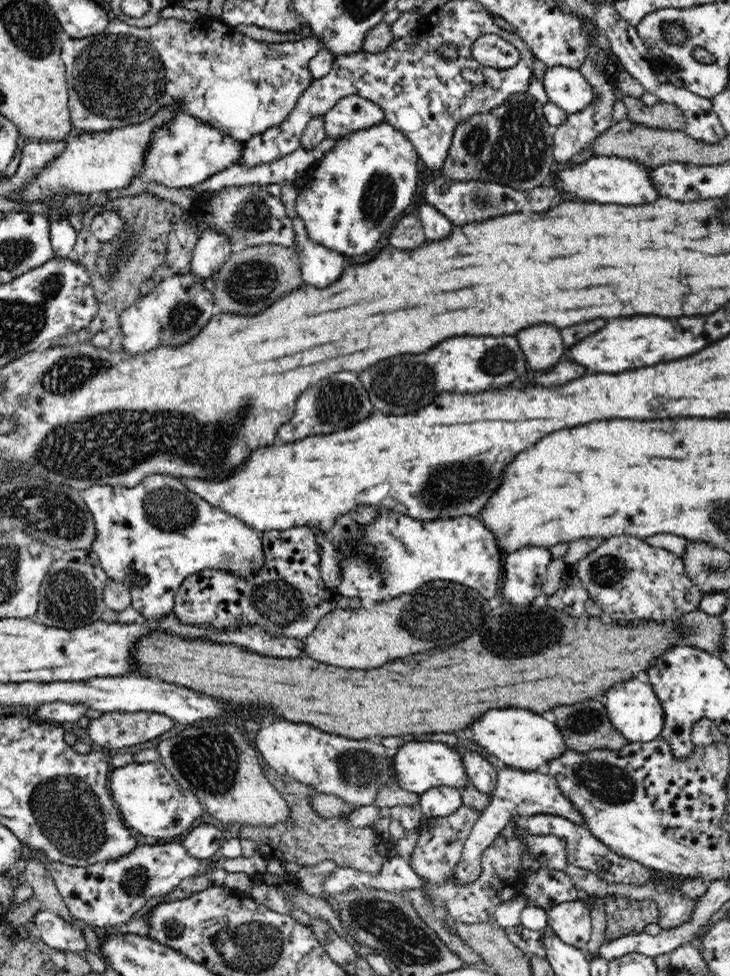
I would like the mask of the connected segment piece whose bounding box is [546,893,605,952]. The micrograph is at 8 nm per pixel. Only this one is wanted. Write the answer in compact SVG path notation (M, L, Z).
M585 893L568 902L556 904L546 911L549 927L562 942L586 952L586 943L592 934L590 907L603 908L605 897Z

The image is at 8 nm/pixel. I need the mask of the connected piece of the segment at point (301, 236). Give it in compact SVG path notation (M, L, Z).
M299 216L292 218L292 226L304 282L322 288L336 282L346 266L344 255L312 241L308 237L304 221Z

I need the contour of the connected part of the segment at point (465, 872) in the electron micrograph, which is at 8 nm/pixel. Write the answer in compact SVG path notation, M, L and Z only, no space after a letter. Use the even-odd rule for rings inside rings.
M500 765L497 767L497 784L488 808L476 820L463 846L460 862L454 866L454 872L450 874L450 881L458 881L462 885L469 885L482 872L482 853L485 848L493 844L493 840L502 828L512 820L512 818L522 818L536 816L536 814L552 814L570 819L574 823L583 826L583 818L574 809L558 788L557 782L545 770L520 770L512 767Z

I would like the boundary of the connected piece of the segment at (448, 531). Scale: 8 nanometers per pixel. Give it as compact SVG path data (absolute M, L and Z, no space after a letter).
M380 508L378 516L370 524L362 526L366 530L365 538L355 541L352 545L343 545L339 549L342 579L336 589L337 595L361 600L371 598L381 603L398 598L402 594L410 594L430 581L460 582L464 586L470 586L470 589L476 590L488 600L500 592L501 585L498 584L498 580L502 582L505 556L498 550L494 534L473 516L423 521Z

